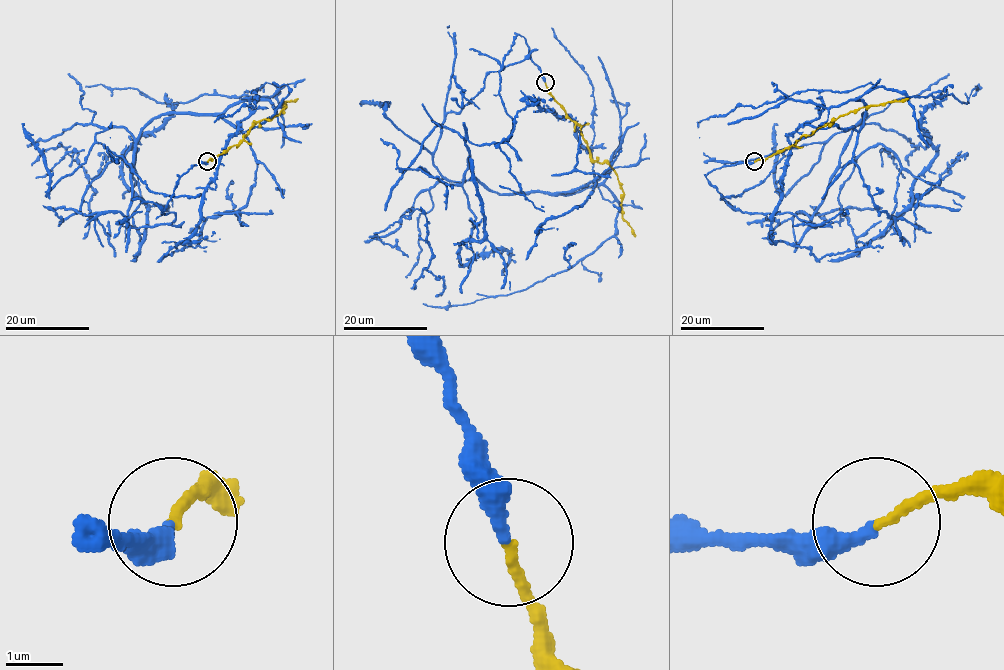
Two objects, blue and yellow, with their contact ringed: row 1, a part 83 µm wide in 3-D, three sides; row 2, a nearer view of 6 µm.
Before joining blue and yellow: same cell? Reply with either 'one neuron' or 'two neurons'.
one neuron

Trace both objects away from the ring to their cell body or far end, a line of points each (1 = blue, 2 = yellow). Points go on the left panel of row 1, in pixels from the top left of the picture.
1: (208, 162), (174, 188), (173, 221), (129, 226), (153, 119), (275, 85), (162, 259), (206, 251)
2: (208, 162), (243, 140), (254, 125), (278, 115), (286, 106), (284, 103), (297, 98)

